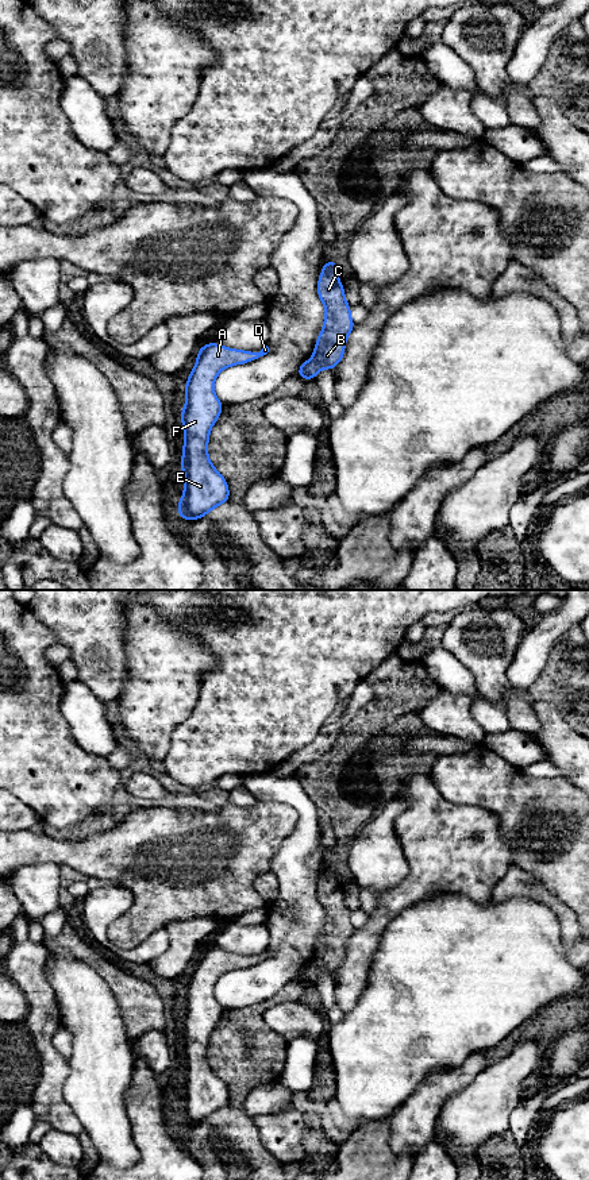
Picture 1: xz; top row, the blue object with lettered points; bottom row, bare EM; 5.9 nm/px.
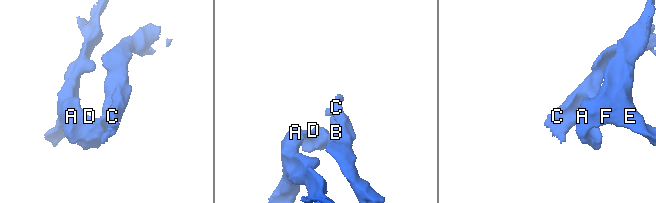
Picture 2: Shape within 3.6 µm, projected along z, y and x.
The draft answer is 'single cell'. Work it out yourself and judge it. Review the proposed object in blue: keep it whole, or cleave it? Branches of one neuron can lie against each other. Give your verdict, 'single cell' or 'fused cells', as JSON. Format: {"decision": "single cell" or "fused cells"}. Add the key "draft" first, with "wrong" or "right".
{"draft": "wrong", "decision": "fused cells"}

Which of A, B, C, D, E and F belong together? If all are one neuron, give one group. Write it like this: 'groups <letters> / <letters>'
groups A D E F / B C

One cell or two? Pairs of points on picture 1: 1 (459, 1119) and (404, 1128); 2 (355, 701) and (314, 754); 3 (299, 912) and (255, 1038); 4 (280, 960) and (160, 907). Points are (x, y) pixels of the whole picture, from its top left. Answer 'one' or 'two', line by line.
1: two
2: one
3: two
4: two

